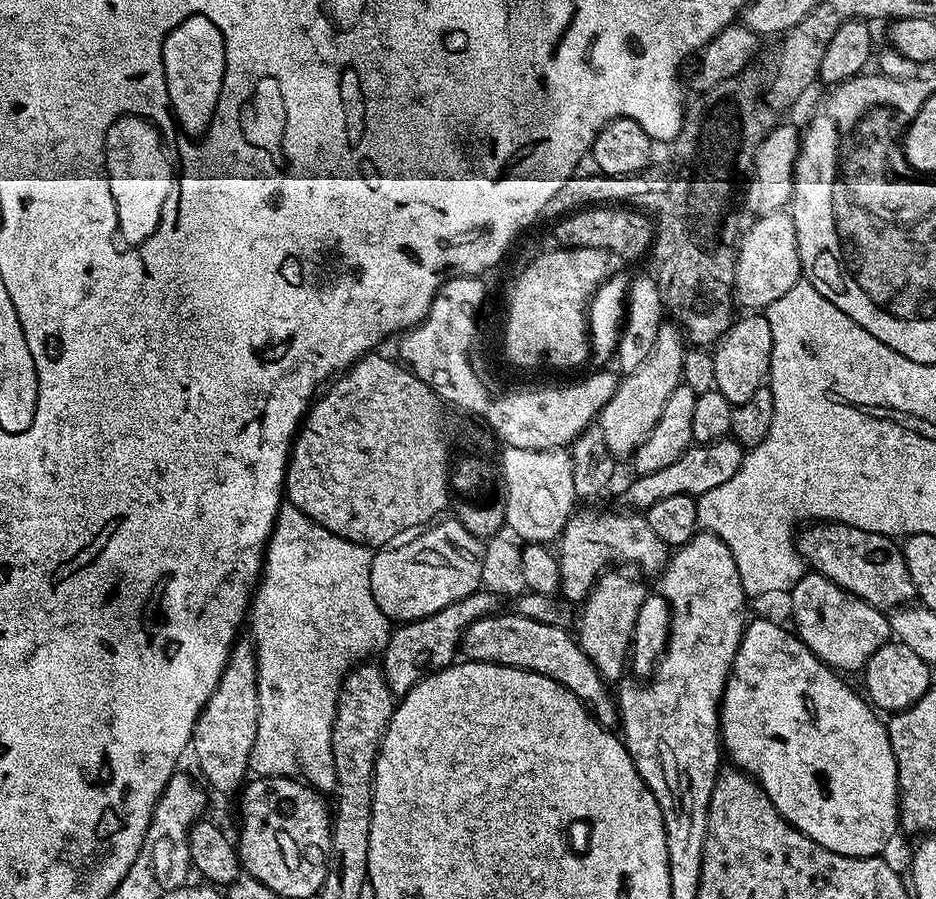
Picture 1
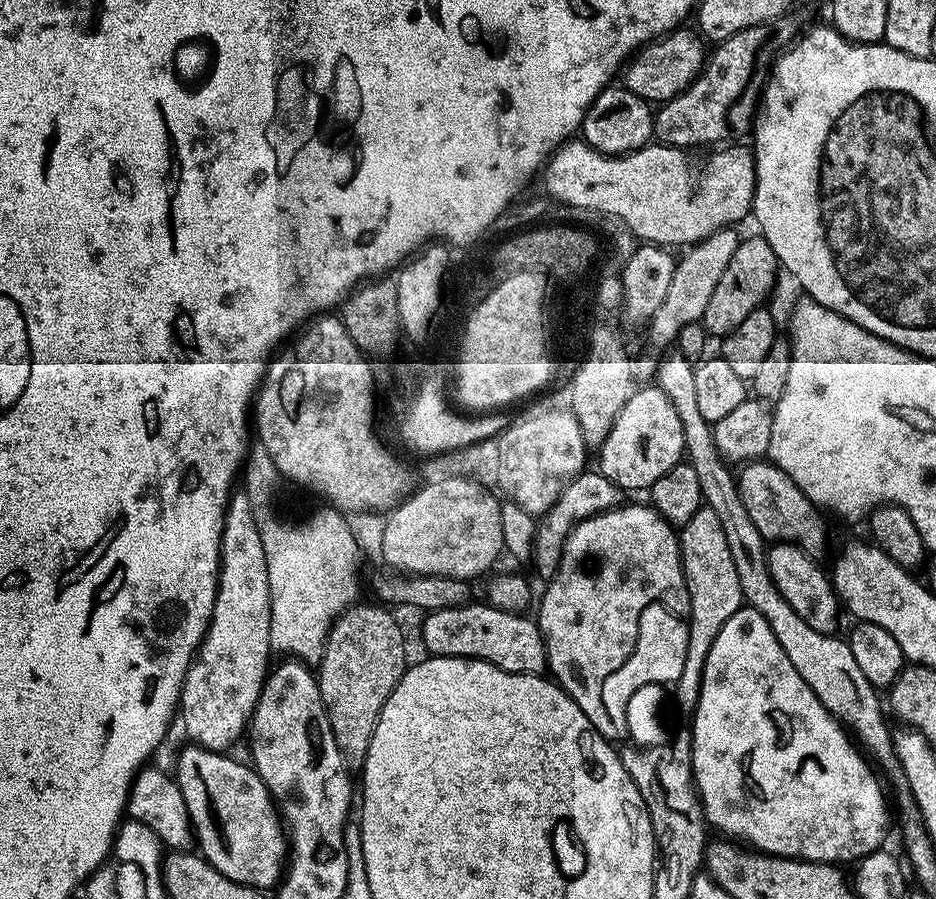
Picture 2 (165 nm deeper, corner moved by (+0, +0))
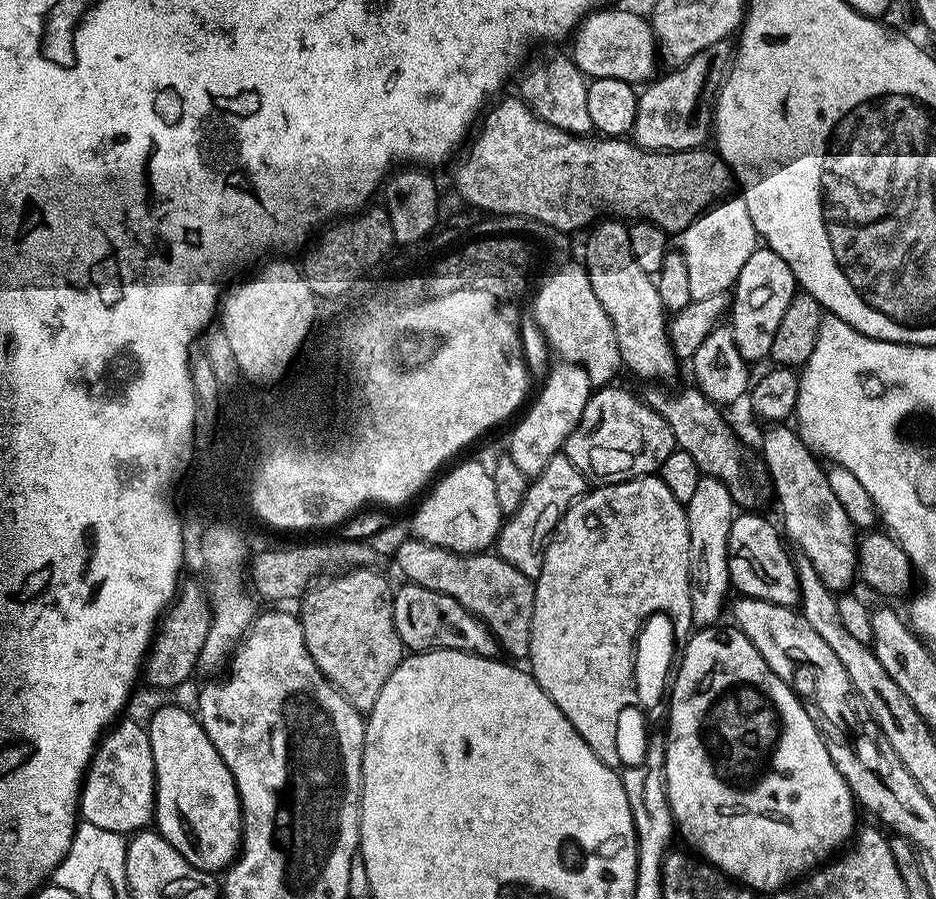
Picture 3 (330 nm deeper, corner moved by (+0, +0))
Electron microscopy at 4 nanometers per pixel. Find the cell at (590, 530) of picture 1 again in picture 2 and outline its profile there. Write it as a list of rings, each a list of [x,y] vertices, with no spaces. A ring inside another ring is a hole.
[[[585,470],[564,487],[562,494],[558,494],[558,502],[550,506],[550,510],[539,517],[534,542],[532,543],[531,567],[536,567],[536,572],[544,582],[552,579],[560,570],[562,550],[568,535],[572,533],[572,525],[581,520],[596,516],[599,512],[608,512],[617,507],[622,500],[622,489],[610,478],[606,478],[598,470]]]

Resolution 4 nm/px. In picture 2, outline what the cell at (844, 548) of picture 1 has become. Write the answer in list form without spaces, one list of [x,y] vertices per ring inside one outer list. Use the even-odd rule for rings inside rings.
[[[767,459],[753,460],[739,469],[736,485],[742,498],[742,506],[746,506],[754,526],[758,526],[758,534],[762,534],[765,541],[793,544],[807,556],[820,558],[828,544],[828,528],[820,517],[823,516],[821,509],[810,498],[806,498],[794,478],[790,478],[790,474]]]

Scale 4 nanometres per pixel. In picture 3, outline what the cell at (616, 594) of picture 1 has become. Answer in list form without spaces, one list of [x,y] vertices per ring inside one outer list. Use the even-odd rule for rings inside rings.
[[[659,475],[639,476],[633,480],[627,480],[621,484],[601,483],[596,489],[585,491],[579,500],[575,500],[566,510],[566,514],[561,518],[559,526],[551,540],[548,541],[548,549],[542,562],[542,574],[535,577],[536,593],[534,594],[534,618],[532,619],[532,629],[530,630],[530,650],[527,659],[532,660],[530,671],[538,686],[550,694],[554,706],[570,718],[570,726],[586,738],[586,746],[602,758],[614,769],[621,767],[617,751],[617,721],[618,714],[627,707],[637,703],[636,690],[633,688],[633,651],[636,647],[636,638],[640,633],[641,625],[656,612],[667,612],[677,621],[692,619],[692,607],[690,606],[690,578],[688,577],[688,567],[692,561],[690,554],[690,530],[688,529],[688,513],[685,505],[670,494],[666,487],[666,482],[662,482]]]

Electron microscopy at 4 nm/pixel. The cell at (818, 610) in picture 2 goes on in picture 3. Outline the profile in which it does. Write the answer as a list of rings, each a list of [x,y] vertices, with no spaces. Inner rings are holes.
[[[752,510],[745,511],[737,515],[730,526],[728,569],[732,588],[740,591],[739,595],[744,598],[765,600],[778,606],[796,608],[800,603],[800,587],[793,553],[788,553],[789,545],[781,529],[777,525],[775,528],[766,517],[755,516],[756,514]]]

